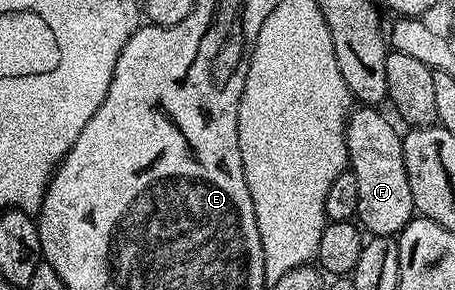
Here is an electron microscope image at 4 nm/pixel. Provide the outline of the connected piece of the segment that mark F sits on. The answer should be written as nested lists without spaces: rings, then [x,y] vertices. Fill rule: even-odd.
[[[357,107],[350,112],[345,123],[345,142],[349,163],[355,180],[359,182],[359,207],[356,220],[366,234],[375,237],[393,237],[400,234],[408,221],[413,220],[415,210],[411,199],[411,183],[407,179],[407,167],[403,163],[402,134],[381,114],[377,107]]]

